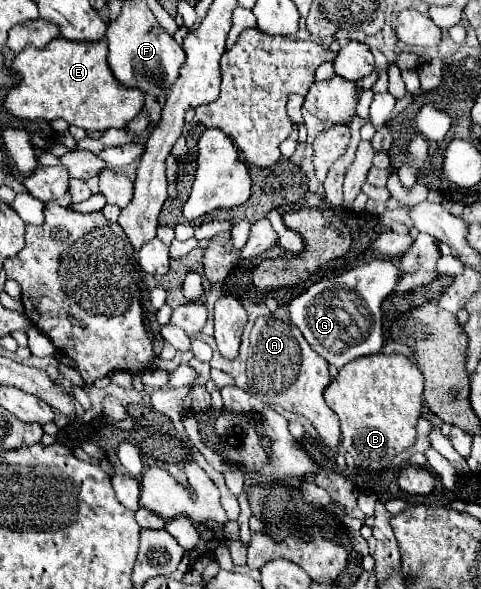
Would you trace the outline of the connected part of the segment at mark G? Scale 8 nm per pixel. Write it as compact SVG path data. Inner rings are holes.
M418 234L414 244L398 260L372 260L336 278L316 282L288 304L290 318L300 328L306 342L328 364L342 368L354 358L380 352L384 344L380 304L404 276L420 270L426 272L436 270L438 258L440 258L438 240L430 234Z

